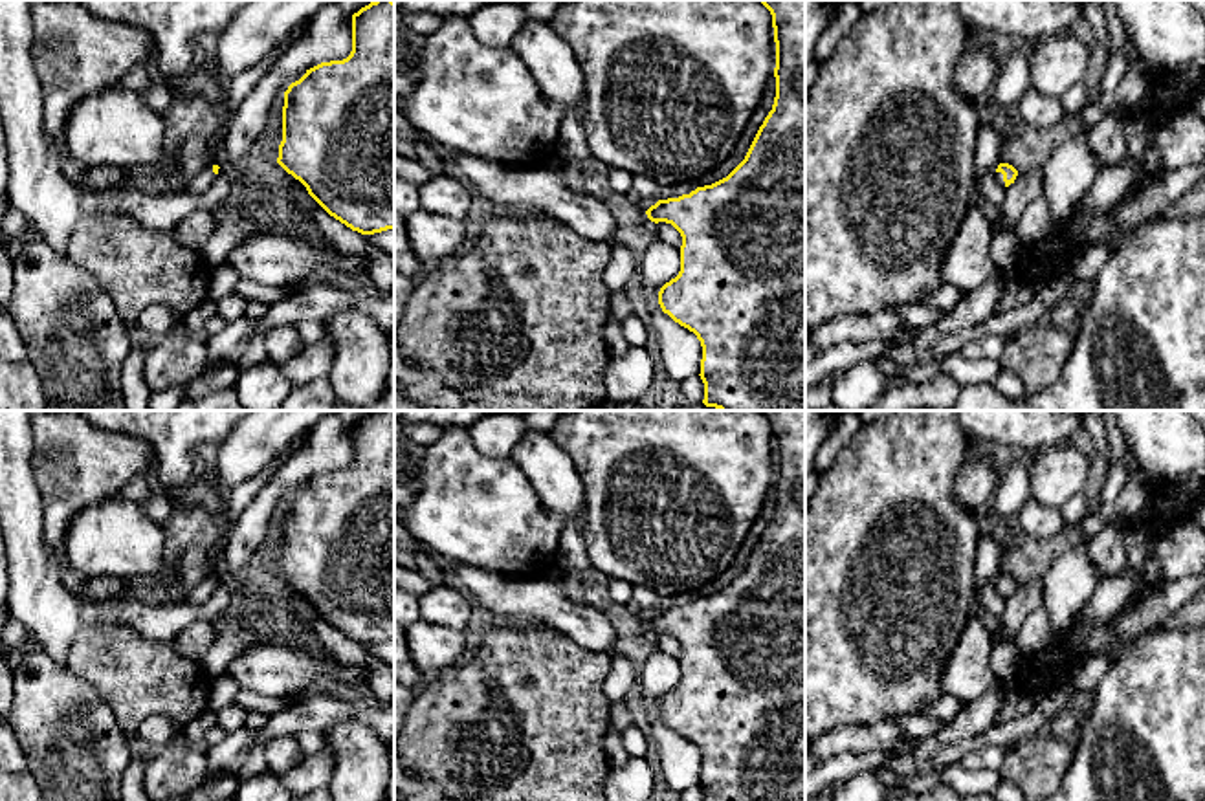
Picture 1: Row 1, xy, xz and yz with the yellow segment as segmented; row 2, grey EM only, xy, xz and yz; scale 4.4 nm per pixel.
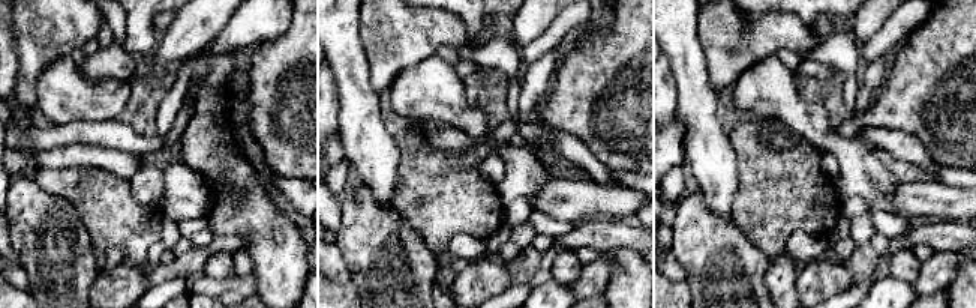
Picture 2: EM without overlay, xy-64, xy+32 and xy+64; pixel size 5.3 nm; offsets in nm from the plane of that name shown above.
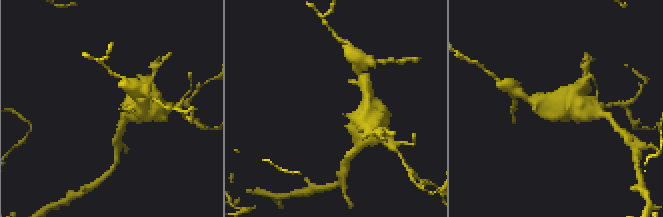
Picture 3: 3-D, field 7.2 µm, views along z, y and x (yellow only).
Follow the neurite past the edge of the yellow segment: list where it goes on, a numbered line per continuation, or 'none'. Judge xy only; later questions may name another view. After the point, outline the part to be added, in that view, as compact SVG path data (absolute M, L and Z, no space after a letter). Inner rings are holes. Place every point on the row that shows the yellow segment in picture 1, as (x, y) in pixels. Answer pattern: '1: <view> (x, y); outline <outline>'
1: xy (202, 180); outline M205 167L202 172L185 180L183 185L174 187L174 189L182 189L182 191L187 191L191 194L202 194L204 191L209 189L209 185L215 181L215 178L216 178L216 174L213 172L213 167Z

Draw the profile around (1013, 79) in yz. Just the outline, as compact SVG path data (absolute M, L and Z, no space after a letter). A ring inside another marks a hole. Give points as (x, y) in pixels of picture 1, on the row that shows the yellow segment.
M1007 51L990 95L990 104L1016 106L1022 95L1033 88L1031 70L1023 51Z

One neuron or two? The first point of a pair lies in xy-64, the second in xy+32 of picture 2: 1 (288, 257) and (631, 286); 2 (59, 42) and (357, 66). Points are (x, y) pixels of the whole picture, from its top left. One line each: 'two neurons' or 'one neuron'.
1: one neuron
2: two neurons

